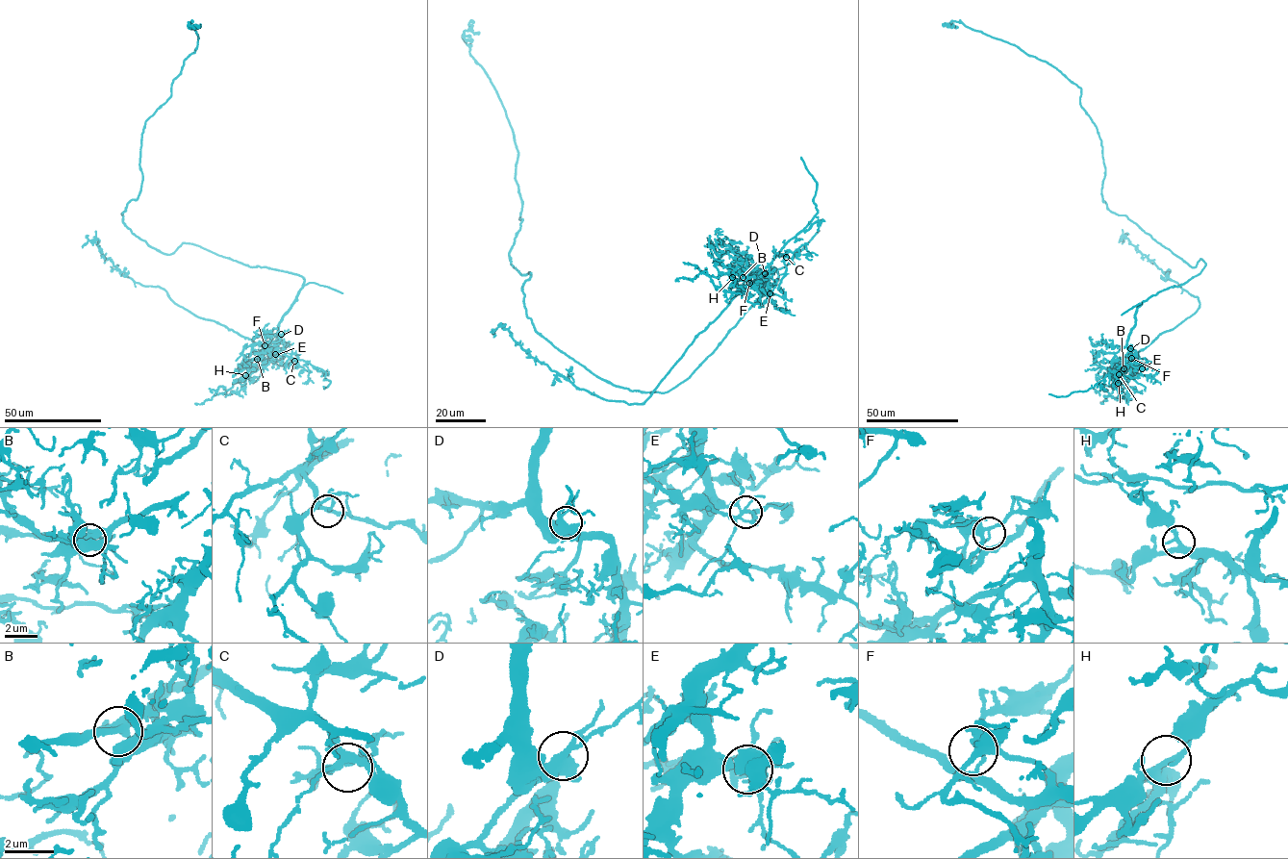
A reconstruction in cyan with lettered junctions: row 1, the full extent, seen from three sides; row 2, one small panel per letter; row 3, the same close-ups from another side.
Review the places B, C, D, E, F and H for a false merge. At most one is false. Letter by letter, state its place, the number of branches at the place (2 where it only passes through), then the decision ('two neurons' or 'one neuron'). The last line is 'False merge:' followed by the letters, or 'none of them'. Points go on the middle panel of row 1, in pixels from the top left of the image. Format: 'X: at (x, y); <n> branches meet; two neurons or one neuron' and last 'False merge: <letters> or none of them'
B: at (743, 277); 5 branches meet; one neuron
C: at (786, 257); 5 branches meet; one neuron
D: at (765, 273); 5 branches meet; one neuron
E: at (770, 293); 9 branches meet; two neurons
F: at (749, 283); 4 branches meet; one neuron
H: at (732, 277); 4 branches meet; one neuron
False merge: E

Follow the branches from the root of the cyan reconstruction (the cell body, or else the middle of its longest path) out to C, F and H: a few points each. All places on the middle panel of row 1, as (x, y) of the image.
C: (669, 390), (689, 377), (777, 278), (774, 267), (757, 268), (766, 285), (769, 265), (780, 254), (786, 257)
F: (669, 390), (714, 350), (778, 273), (774, 267), (757, 268), (763, 276), (750, 273), (749, 283)
H: (669, 390), (714, 350), (778, 273), (774, 267), (757, 268), (768, 280), (760, 290), (739, 288), (732, 277)

